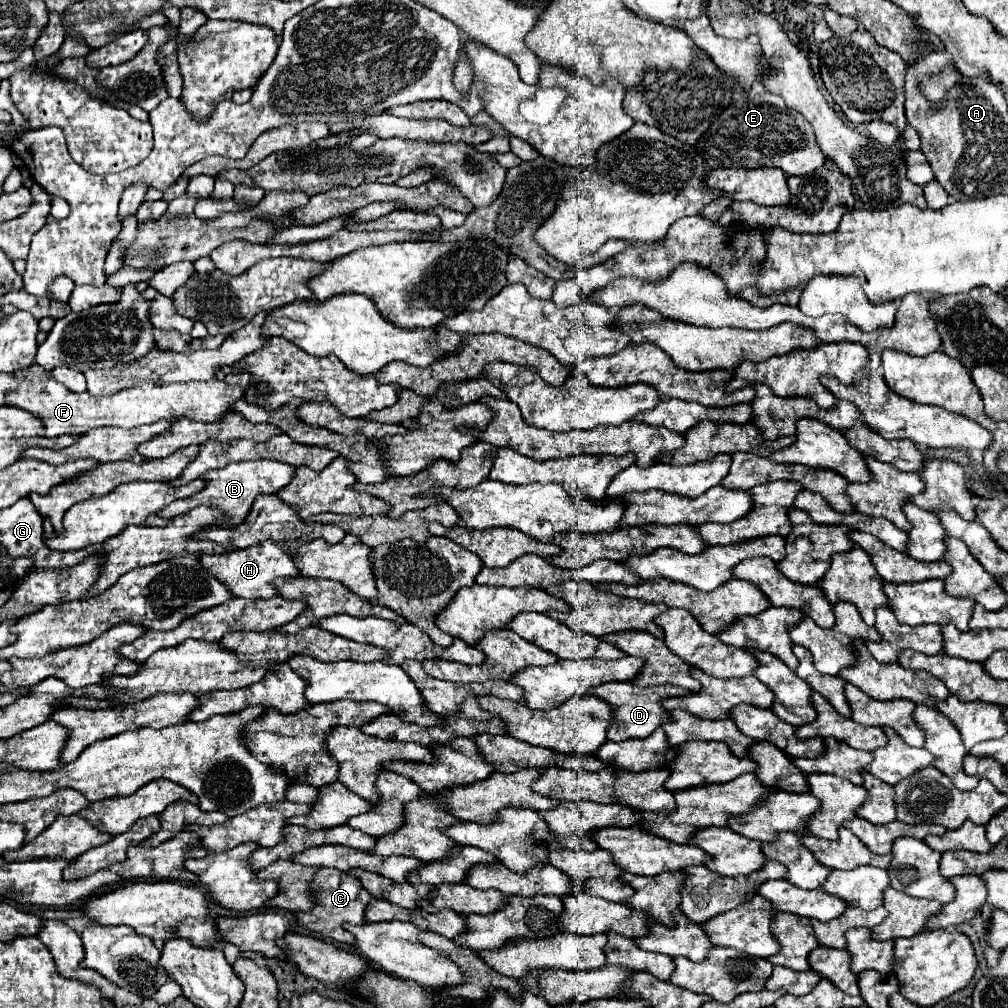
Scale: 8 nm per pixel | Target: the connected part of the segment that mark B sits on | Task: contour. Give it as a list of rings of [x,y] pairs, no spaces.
[[[257,460],[257,462],[239,462],[239,464],[229,464],[227,468],[223,470],[213,470],[213,472],[207,472],[207,476],[201,476],[203,480],[207,480],[207,486],[193,494],[191,498],[185,498],[185,500],[177,500],[175,504],[169,504],[167,508],[163,508],[163,516],[179,516],[179,514],[185,514],[189,512],[191,508],[195,506],[217,506],[217,508],[223,508],[223,512],[227,512],[229,520],[223,524],[223,526],[235,526],[235,524],[241,524],[247,514],[251,512],[251,504],[255,502],[255,498],[259,494],[271,494],[271,492],[279,492],[283,486],[287,486],[293,476],[295,476],[295,466],[291,464],[283,464],[283,462],[271,462],[271,460]]]

